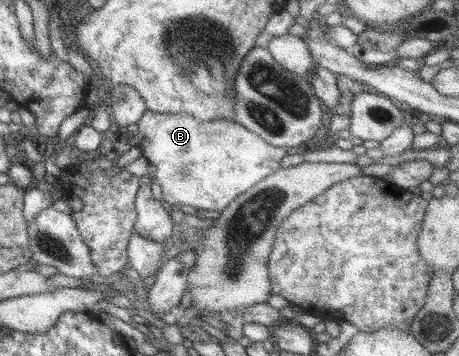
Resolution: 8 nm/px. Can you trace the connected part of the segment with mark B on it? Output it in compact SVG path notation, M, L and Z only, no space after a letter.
M145 110L141 114L141 117L137 120L137 129L138 135L143 136L139 144L141 148L141 155L145 157L150 166L150 176L151 180L159 185L161 188L161 199L160 201L167 206L168 208L175 206L177 208L182 207L184 210L196 211L196 210L205 210L205 211L218 211L220 212L233 198L237 197L241 192L247 191L252 185L255 185L258 181L261 181L267 175L273 173L277 168L279 168L279 161L283 155L287 153L286 148L273 147L268 143L265 143L265 140L257 137L252 131L241 127L241 124L236 124L233 121L224 120L223 118L217 118L213 120L197 120L189 114L165 114L163 112L154 112Z

